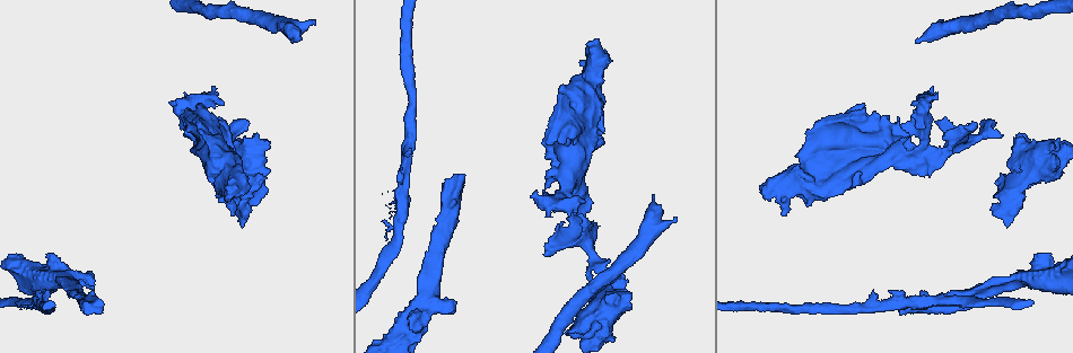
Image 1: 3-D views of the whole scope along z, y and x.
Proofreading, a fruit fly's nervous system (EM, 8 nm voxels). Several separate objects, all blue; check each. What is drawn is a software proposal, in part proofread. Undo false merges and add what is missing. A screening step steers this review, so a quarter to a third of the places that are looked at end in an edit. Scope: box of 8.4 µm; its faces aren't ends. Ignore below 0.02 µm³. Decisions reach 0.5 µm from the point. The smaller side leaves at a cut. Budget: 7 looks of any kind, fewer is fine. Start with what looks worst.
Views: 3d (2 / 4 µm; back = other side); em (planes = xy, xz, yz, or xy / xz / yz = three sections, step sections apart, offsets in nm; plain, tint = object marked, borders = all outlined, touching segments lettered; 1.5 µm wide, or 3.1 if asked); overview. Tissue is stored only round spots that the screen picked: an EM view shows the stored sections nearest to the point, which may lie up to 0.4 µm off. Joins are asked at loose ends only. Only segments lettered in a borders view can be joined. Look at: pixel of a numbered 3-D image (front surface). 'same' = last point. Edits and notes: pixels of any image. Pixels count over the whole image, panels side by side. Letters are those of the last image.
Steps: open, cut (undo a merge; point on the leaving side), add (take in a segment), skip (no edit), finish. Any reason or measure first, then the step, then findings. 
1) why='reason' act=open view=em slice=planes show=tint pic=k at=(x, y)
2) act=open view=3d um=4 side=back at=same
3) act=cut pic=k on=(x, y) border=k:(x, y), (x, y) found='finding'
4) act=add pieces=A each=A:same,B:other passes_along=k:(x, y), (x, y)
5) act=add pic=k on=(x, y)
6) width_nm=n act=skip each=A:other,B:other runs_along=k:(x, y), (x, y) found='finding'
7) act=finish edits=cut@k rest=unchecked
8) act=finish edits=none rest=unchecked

why='an open end' act=open view=em slice=planes show=borders pic=1 at=(290, 41)

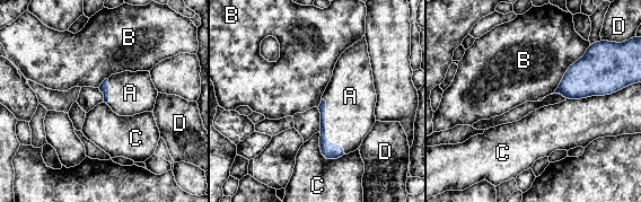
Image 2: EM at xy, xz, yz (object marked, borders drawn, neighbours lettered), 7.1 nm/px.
act=add pieces=A each=A:same,B:other,C:other,D:other found='the cell continues'

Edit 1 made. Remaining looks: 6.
act=open view=3d um=4 pic=1 at=(567, 332)

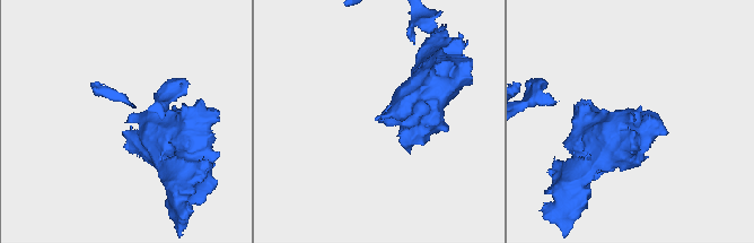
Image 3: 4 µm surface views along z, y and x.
act=open view=em slice=planes show=borders pic=3 at=(380, 120)

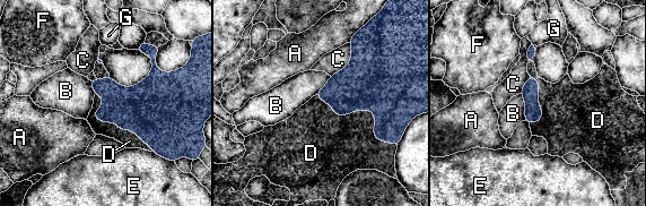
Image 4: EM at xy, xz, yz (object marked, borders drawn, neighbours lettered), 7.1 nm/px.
act=skip each=A:other,B:other,C:other,D:other,E:other,F:other,G:other border=4:(315, 95), (372, 111), (387, 143) found='no lettered segment goes on from it'

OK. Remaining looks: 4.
why='tapers out' act=open view=3d um=4 pic=1 at=(543, 255)

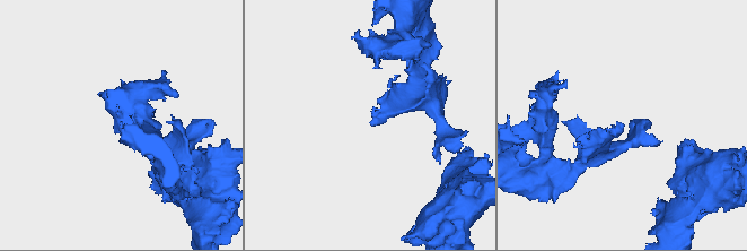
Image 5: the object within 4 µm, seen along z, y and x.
act=open view=em slice=planes show=borders pic=5 at=(621, 127)

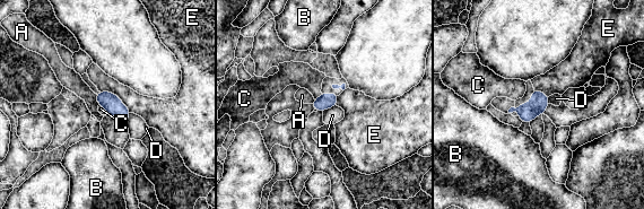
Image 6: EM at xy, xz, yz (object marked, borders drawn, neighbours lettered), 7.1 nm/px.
longest_contact=E:280nm act=skip each=A:other,B:other,C:other,D:other,E:other border=6:(321, 93), (314, 99) found='no lettered segment goes on from it'

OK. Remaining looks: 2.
act=finish edits=add@2 rest=unchecked

